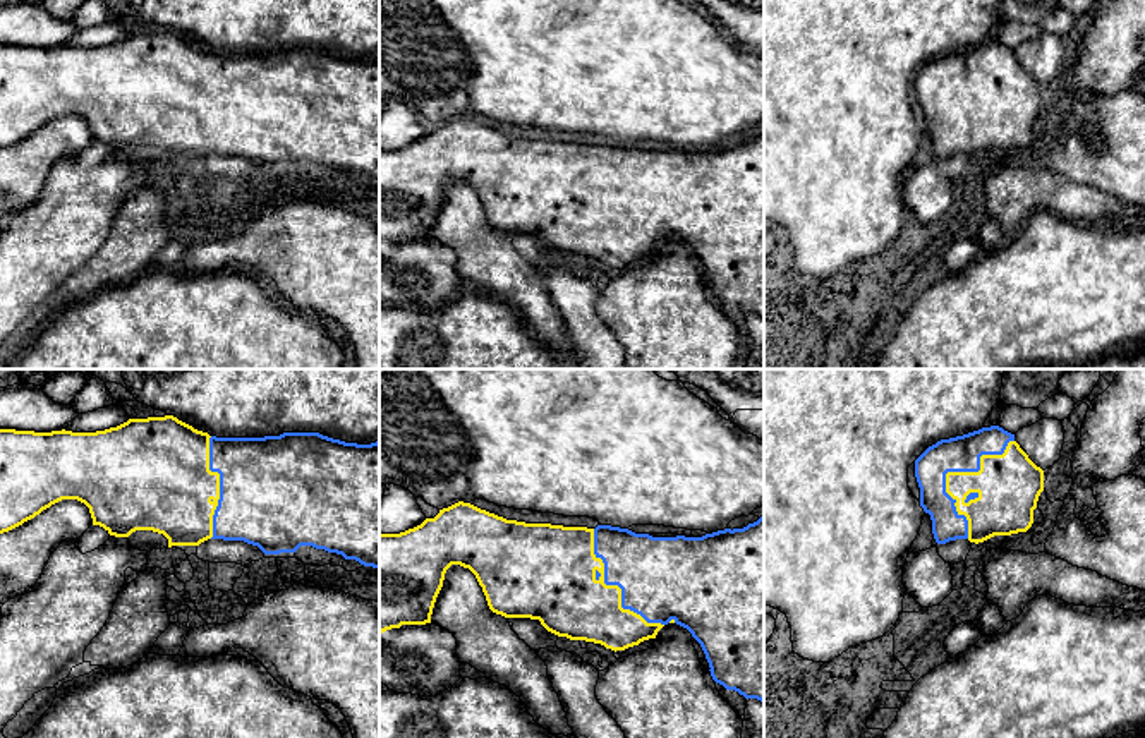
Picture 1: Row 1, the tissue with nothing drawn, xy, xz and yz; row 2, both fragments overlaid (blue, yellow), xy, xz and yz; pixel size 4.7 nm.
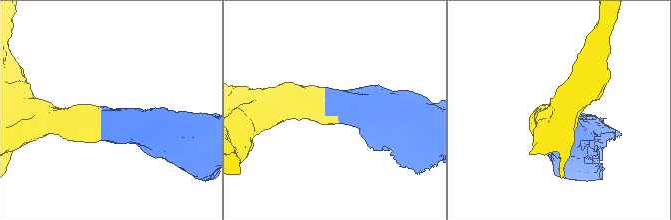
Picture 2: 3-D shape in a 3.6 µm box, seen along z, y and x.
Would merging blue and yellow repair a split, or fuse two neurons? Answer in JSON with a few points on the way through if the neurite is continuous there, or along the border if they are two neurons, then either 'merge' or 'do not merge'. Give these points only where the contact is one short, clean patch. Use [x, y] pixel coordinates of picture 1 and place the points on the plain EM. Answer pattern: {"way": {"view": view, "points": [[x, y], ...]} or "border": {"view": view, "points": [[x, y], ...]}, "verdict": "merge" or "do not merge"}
{"verdict": "merge"}

